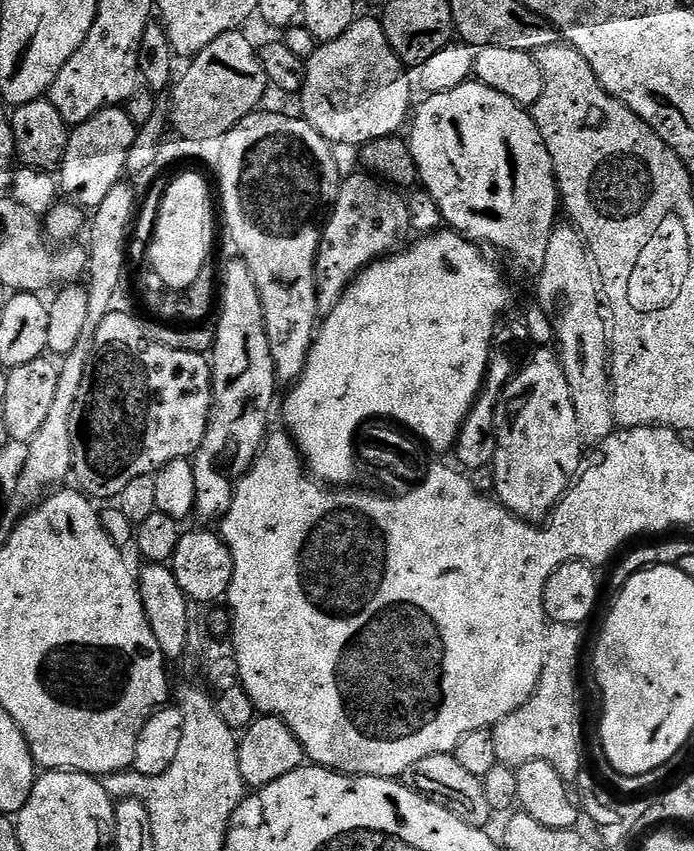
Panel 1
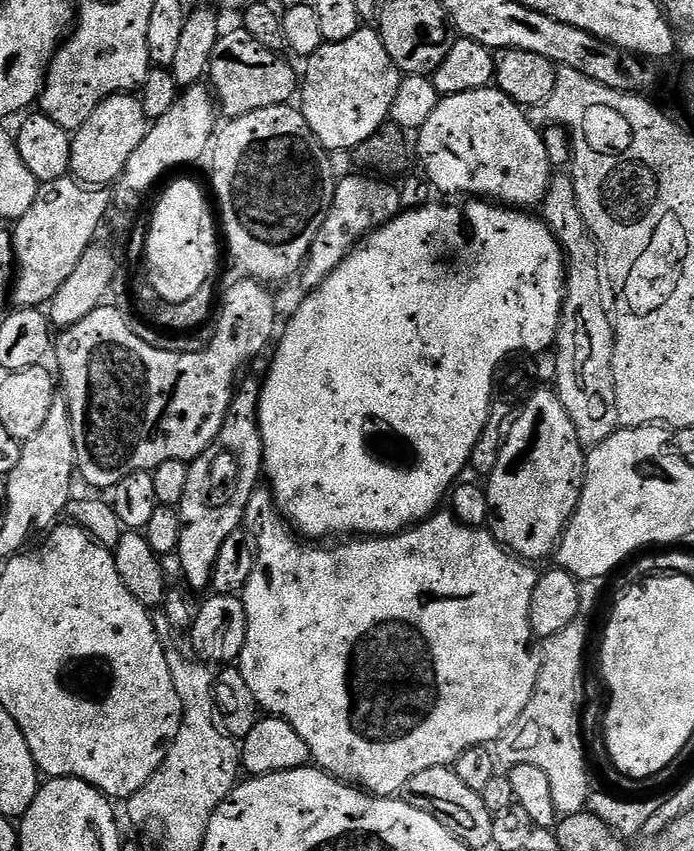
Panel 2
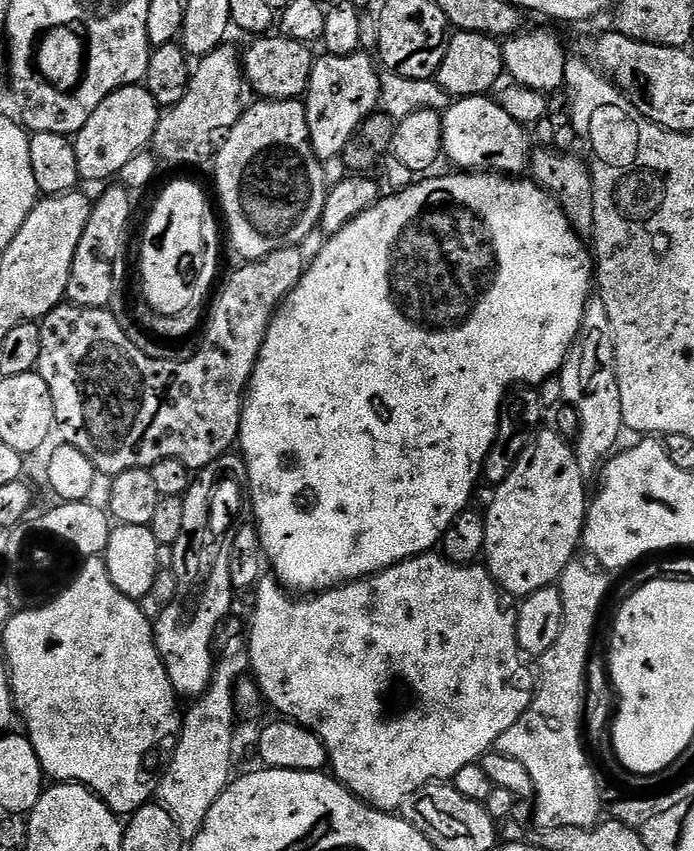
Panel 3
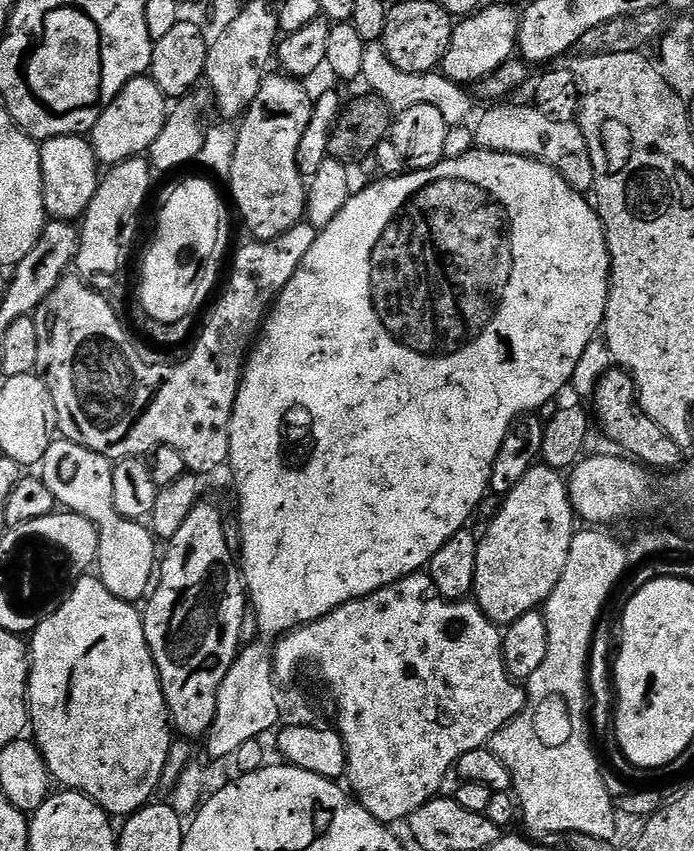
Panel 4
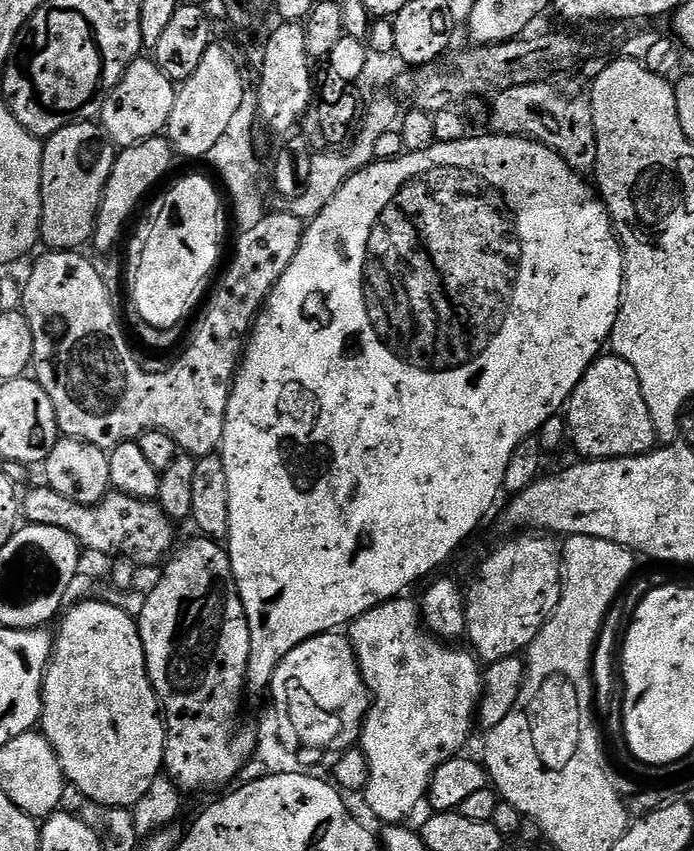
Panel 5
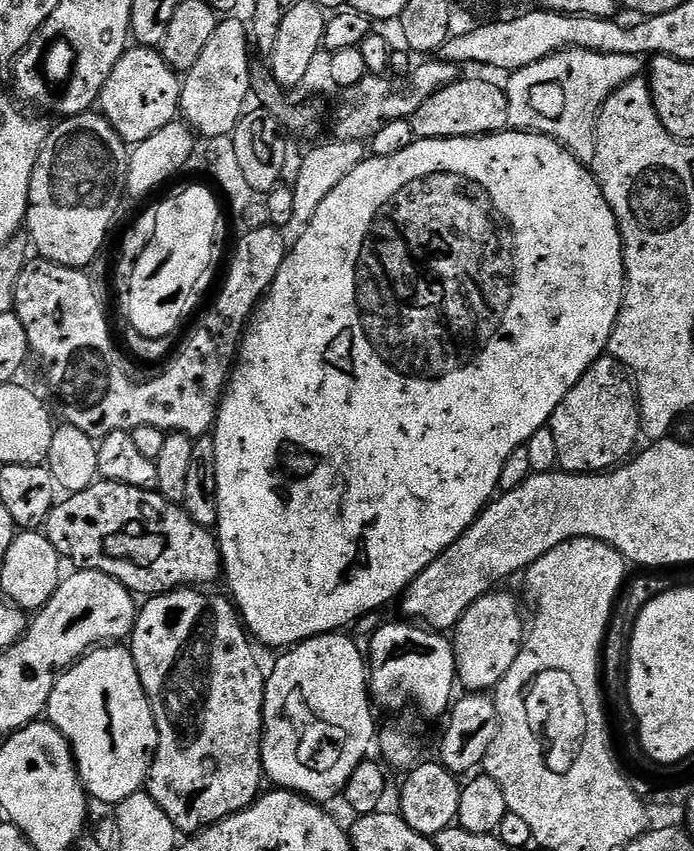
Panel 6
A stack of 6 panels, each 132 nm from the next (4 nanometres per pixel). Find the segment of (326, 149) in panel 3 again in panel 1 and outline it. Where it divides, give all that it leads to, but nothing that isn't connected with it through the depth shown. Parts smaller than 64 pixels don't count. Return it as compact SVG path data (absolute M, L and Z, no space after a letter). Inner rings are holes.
M358 18L352 23L350 30L342 34L342 38L334 38L330 42L320 44L316 53L307 60L304 70L304 91L299 93L298 100L304 107L303 119L307 120L310 126L314 126L314 130L318 130L318 134L322 134L324 140L333 145L348 143L359 146L369 144L383 136L397 135L403 124L403 128L405 127L414 104L412 88L414 92L409 69L394 54L384 33L383 23L379 19Z

